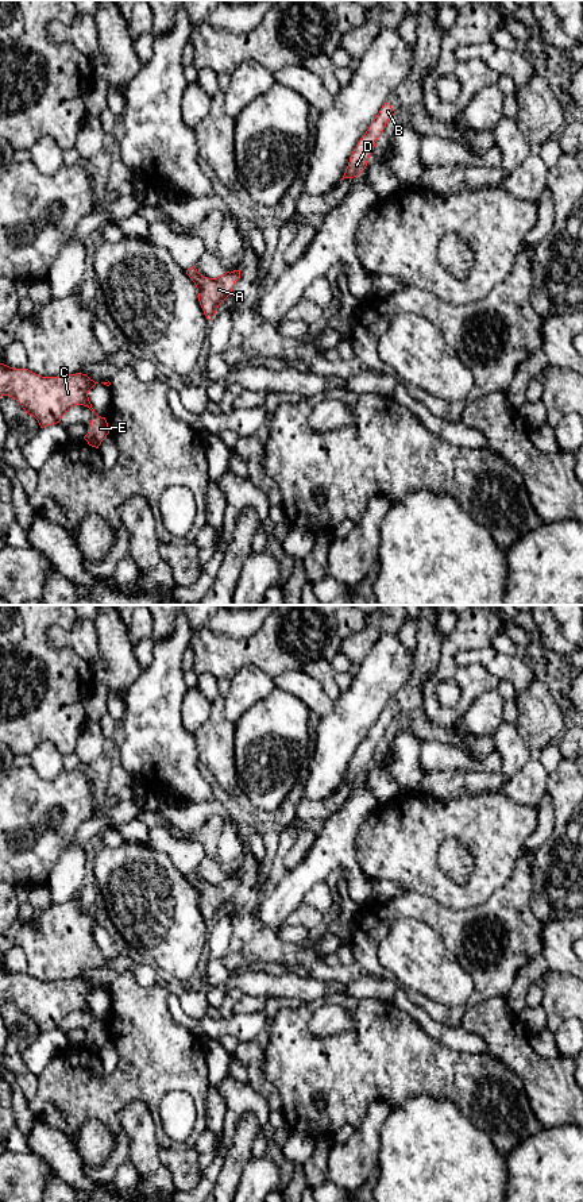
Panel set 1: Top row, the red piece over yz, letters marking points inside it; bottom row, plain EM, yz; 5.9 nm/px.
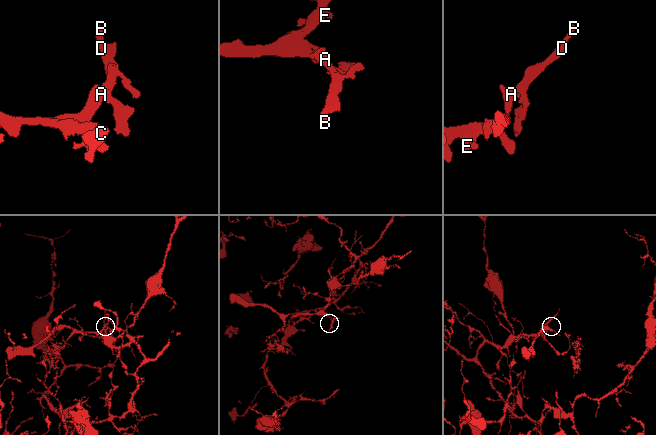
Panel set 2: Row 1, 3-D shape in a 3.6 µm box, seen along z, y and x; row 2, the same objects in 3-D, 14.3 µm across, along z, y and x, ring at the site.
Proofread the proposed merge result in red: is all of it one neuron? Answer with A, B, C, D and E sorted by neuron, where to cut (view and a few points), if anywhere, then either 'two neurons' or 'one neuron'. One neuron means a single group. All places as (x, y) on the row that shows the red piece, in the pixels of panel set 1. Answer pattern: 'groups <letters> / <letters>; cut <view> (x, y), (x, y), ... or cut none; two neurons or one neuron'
groups A B C D E; cut none; one neuron

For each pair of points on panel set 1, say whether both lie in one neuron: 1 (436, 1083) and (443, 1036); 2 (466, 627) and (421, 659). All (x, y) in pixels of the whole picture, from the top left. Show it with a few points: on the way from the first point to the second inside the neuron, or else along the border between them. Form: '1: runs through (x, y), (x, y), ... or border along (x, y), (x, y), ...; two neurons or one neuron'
1: border along (417, 1023), (433, 1039), (454, 1050), (471, 1054); two neurons
2: border along (443, 639), (439, 665), (429, 675); two neurons

